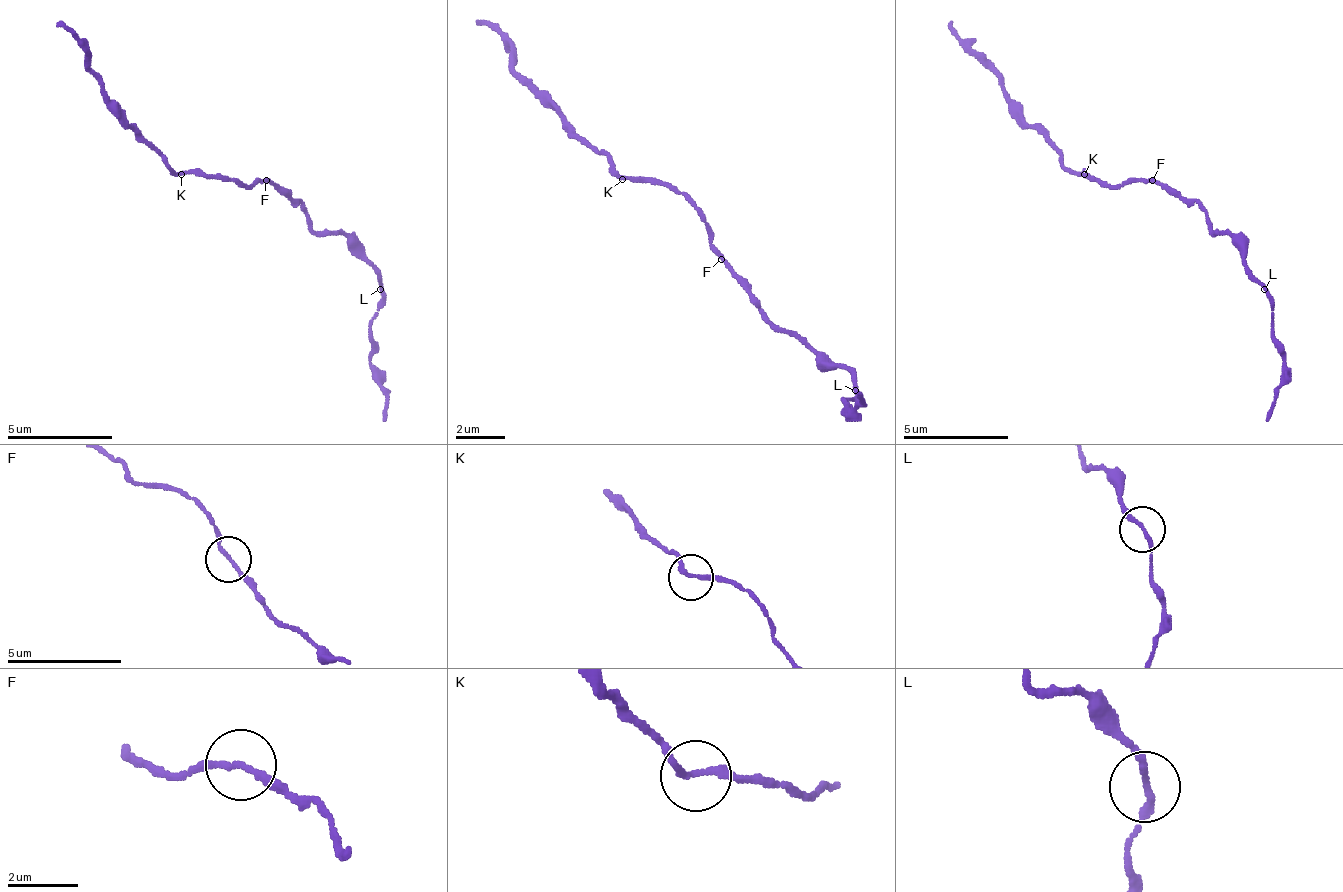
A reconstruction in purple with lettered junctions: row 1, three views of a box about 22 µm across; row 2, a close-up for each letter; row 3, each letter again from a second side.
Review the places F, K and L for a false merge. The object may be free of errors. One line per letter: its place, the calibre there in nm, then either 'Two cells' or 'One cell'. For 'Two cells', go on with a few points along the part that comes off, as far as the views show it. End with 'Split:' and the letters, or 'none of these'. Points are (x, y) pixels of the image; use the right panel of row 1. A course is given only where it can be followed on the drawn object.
F: Place: (1152, 180). Thickness 160 nm. One cell
K: Place: (1084, 174). Thickness 190 nm. One cell
L: Place: (1264, 289). Thickness 180 nm. One cell
Split: none of these

